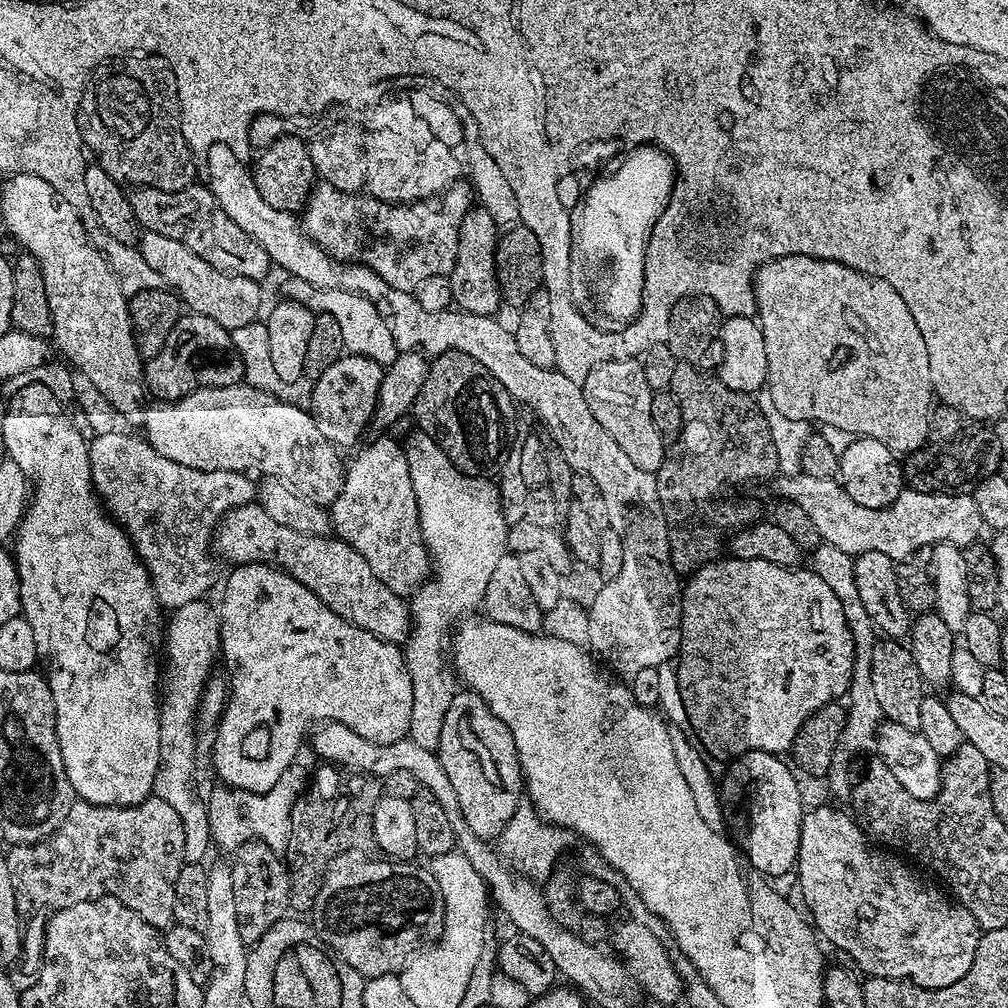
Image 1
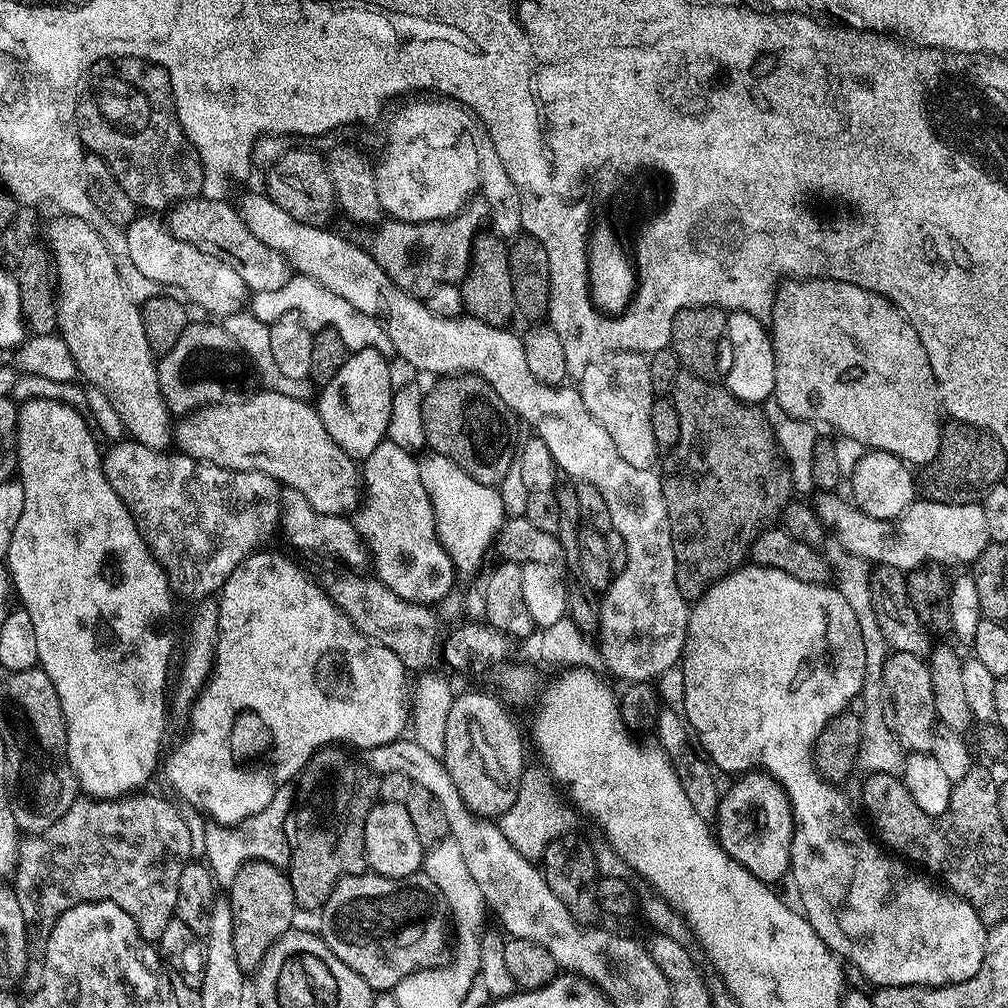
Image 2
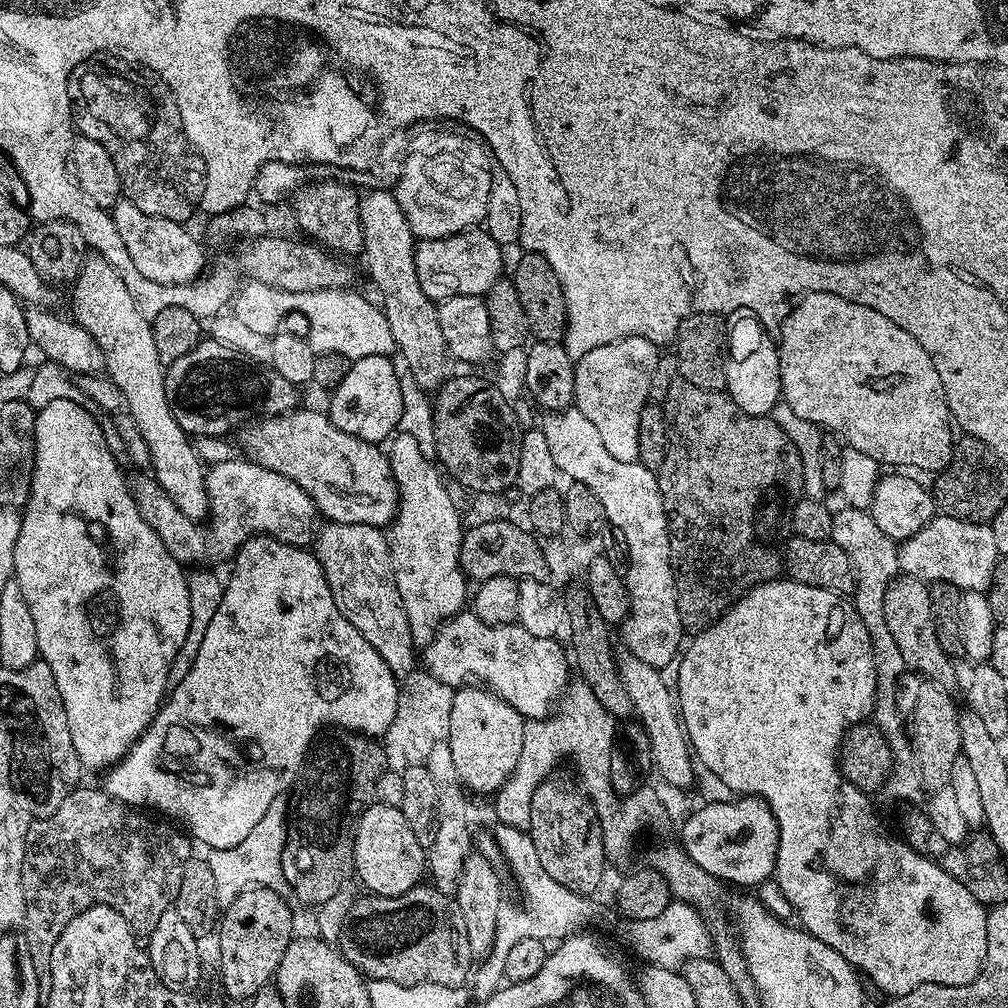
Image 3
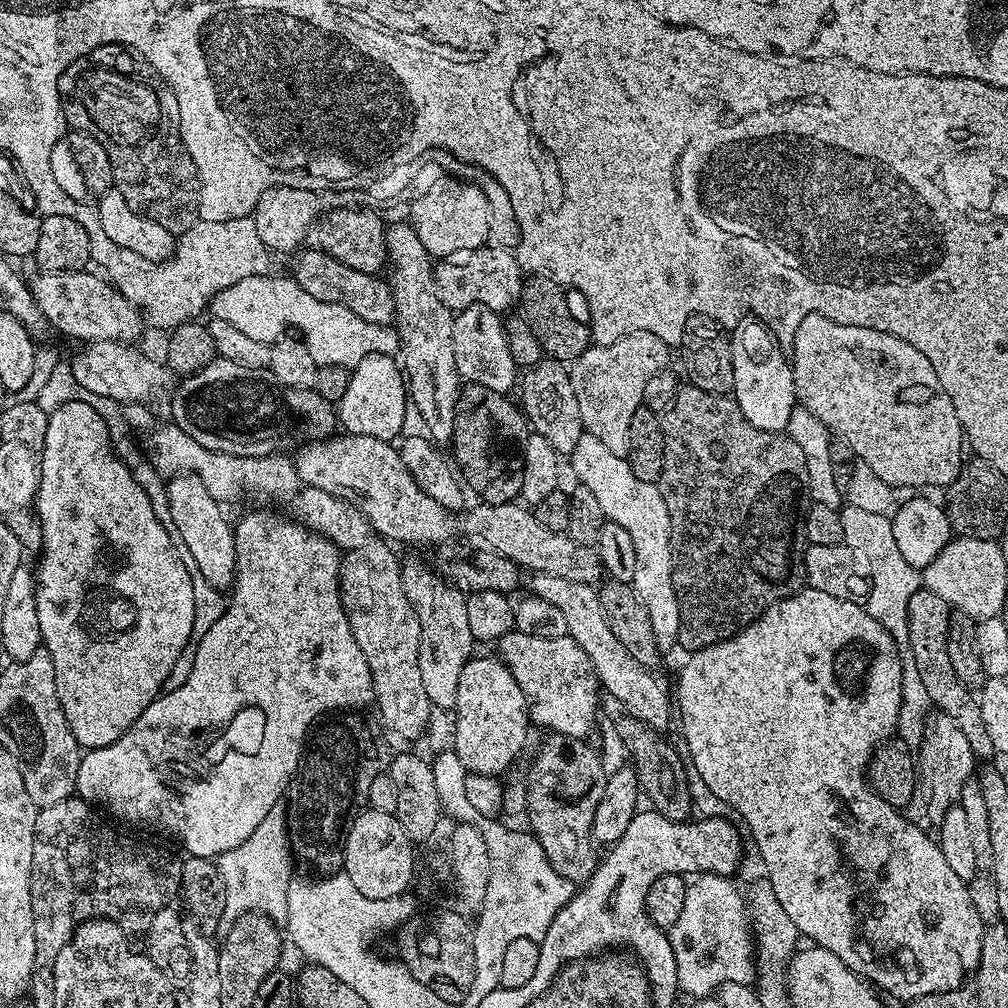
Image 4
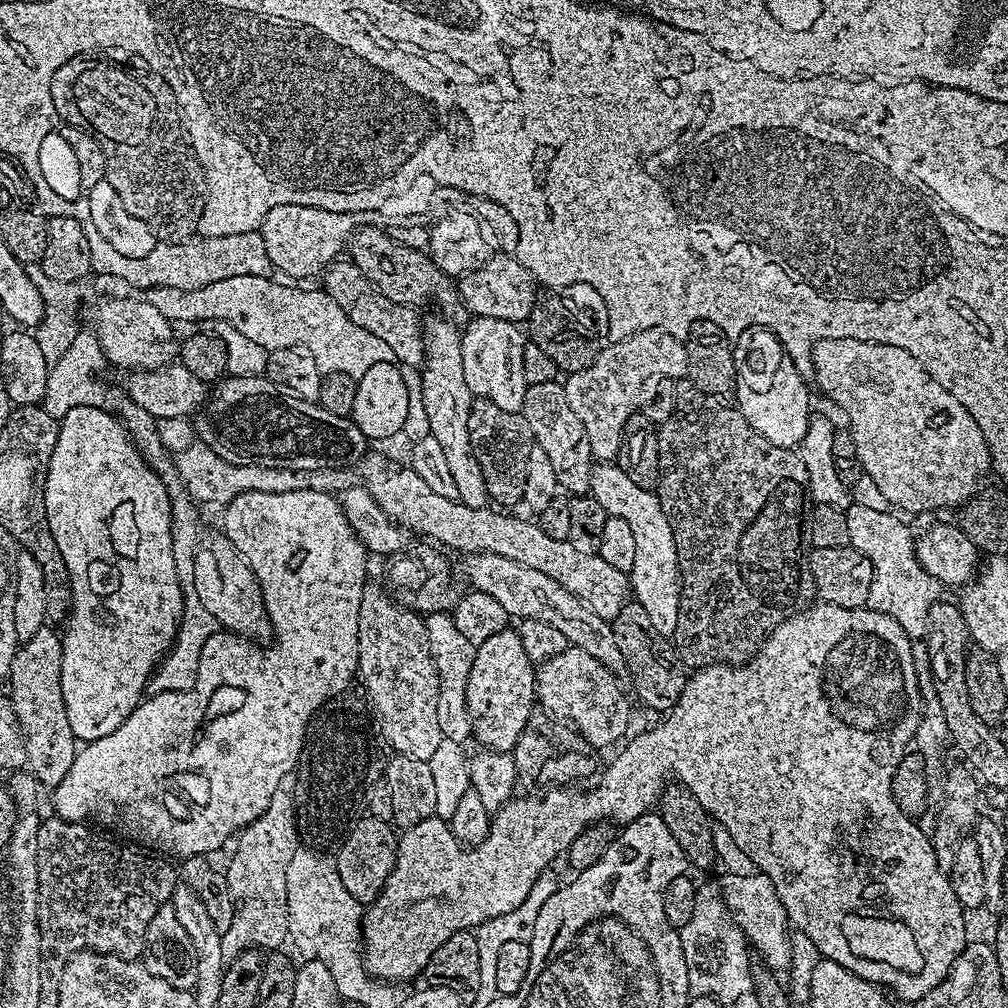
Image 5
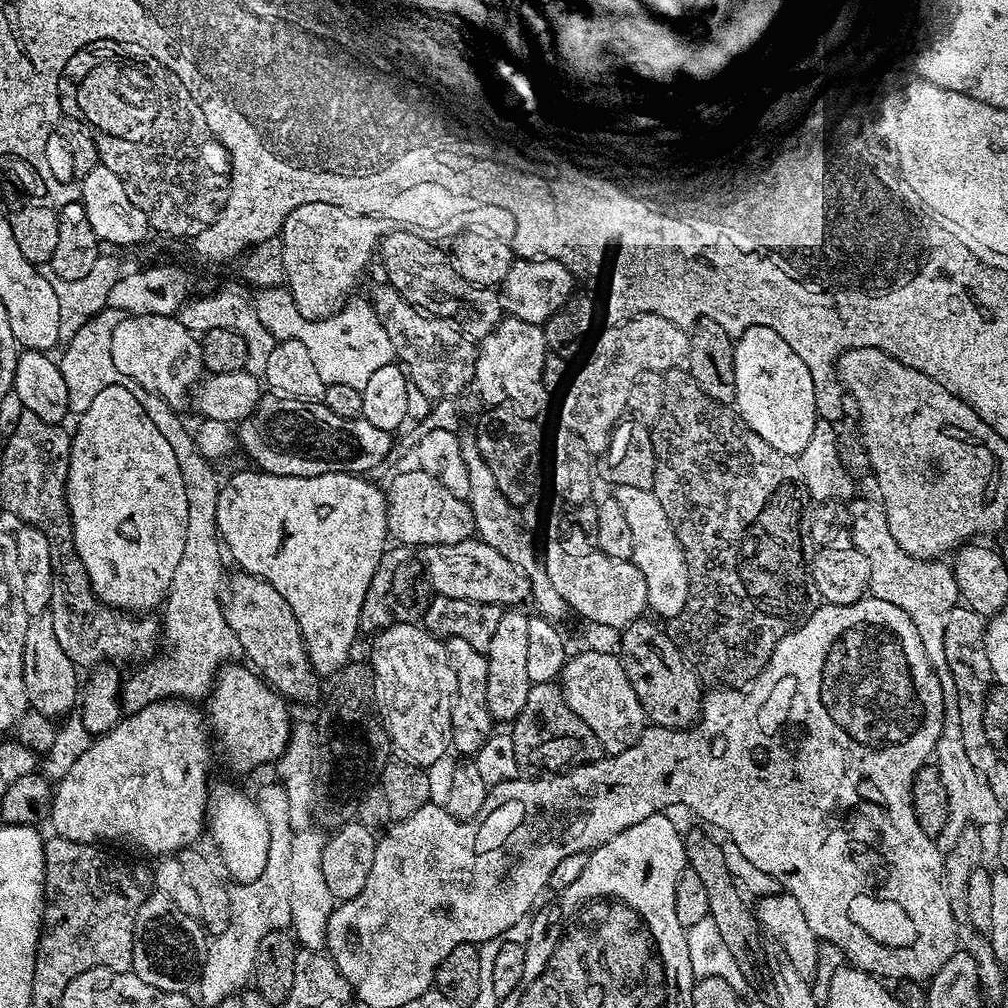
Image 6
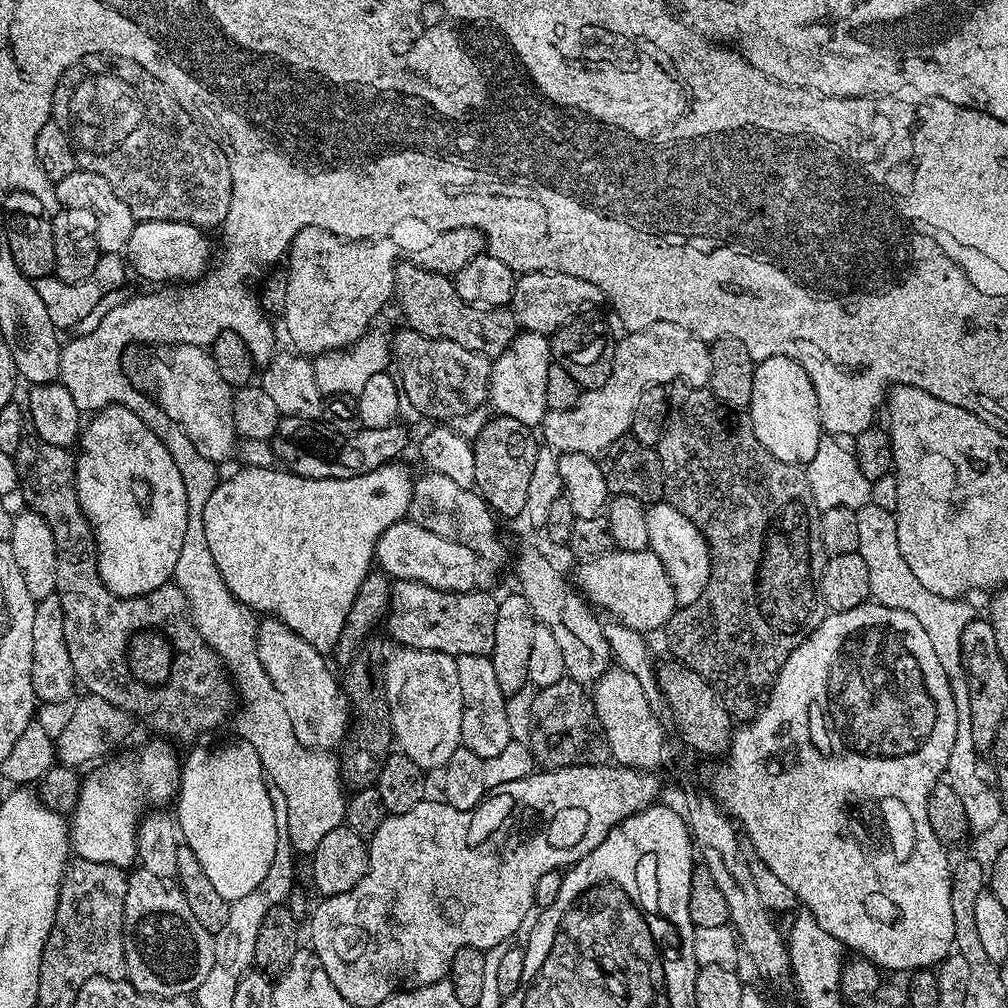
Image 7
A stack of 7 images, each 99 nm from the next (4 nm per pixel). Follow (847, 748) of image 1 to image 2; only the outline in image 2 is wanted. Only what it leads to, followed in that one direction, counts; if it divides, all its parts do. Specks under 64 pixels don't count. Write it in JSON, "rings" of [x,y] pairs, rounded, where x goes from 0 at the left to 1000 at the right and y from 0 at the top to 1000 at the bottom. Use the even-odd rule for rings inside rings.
{"rings":[[[840,550],[827,556],[827,579],[832,583],[835,593],[847,605],[847,613],[851,613],[851,621],[855,624],[855,641],[859,641],[859,673],[852,693],[857,694],[857,706],[852,707],[855,716],[855,732],[857,738],[853,741],[852,757],[858,762],[858,767],[883,768],[893,770],[897,764],[899,747],[897,741],[889,735],[885,727],[882,707],[879,705],[879,688],[875,665],[882,649],[879,633],[875,633],[875,624],[871,621],[871,609],[867,609],[867,593],[865,592],[865,568],[862,557],[856,552]]]}

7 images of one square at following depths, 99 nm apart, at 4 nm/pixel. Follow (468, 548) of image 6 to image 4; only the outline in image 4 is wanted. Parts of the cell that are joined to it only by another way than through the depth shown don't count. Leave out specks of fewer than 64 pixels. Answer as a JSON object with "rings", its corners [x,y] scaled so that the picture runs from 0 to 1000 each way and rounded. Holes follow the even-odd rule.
{"rings":[[[532,569],[527,574],[527,590],[542,593],[542,597],[550,597],[550,601],[558,605],[558,610],[562,612],[563,630],[569,633],[569,637],[573,637],[573,641],[577,641],[577,645],[581,645],[581,653],[585,653],[589,661],[596,684],[609,688],[609,692],[613,692],[613,696],[617,696],[617,700],[621,700],[621,704],[629,708],[629,712],[641,716],[647,722],[658,724],[663,713],[666,710],[668,713],[669,710],[664,684],[662,687],[655,680],[650,666],[636,661],[633,653],[629,653],[629,649],[625,649],[625,645],[621,645],[621,641],[617,641],[617,637],[609,633],[605,621],[601,621],[601,609],[597,609],[594,586],[588,580],[570,579],[567,575],[553,571]]]}

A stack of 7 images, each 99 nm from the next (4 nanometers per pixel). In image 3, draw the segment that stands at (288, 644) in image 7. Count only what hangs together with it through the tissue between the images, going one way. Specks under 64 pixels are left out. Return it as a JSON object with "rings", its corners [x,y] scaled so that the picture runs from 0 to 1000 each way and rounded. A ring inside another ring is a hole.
{"rings":[[[88,253],[70,286],[70,313],[93,335],[103,355],[102,368],[123,392],[127,412],[133,415],[137,427],[141,427],[154,476],[185,514],[201,517],[208,508],[202,477],[204,464],[195,442],[190,441],[193,439],[177,423],[177,415],[169,407],[163,382],[165,362],[157,355],[149,318],[138,310],[121,276],[103,254]]]}

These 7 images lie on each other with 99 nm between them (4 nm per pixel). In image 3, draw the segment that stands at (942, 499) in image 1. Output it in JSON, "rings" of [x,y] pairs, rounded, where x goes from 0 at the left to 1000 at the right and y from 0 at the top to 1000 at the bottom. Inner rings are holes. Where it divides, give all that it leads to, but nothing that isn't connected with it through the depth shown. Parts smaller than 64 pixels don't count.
{"rings":[[[930,510],[901,536],[892,541],[893,567],[918,577],[944,579],[956,587],[976,587],[984,581],[984,567],[990,555],[986,526],[954,514]]]}

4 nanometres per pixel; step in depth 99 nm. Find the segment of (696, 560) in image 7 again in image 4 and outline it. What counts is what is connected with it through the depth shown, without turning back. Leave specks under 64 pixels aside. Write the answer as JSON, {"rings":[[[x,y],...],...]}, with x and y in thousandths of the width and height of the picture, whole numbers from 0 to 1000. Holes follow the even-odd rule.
{"rings":[[[582,431],[576,433],[573,442],[566,448],[567,468],[572,472],[574,479],[589,494],[593,494],[593,499],[597,502],[600,516],[613,518],[613,522],[621,522],[625,526],[625,535],[629,538],[629,551],[633,554],[629,561],[629,573],[627,574],[627,584],[631,586],[631,591],[637,601],[641,601],[641,609],[645,609],[645,621],[651,634],[651,640],[657,645],[672,642],[673,621],[675,620],[675,610],[673,609],[673,593],[670,585],[667,584],[667,539],[665,538],[665,510],[661,510],[661,498],[657,498],[657,490],[651,480],[637,478],[637,474],[629,474],[629,466],[625,466],[622,455],[618,452],[605,450],[593,435]]]}

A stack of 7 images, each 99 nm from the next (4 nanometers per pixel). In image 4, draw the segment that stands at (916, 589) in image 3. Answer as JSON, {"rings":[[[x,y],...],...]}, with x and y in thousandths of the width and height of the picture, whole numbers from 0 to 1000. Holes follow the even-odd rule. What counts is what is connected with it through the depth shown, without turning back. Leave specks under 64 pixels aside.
{"rings":[[[914,581],[903,593],[901,602],[901,637],[900,646],[905,646],[905,659],[909,662],[912,682],[919,685],[922,695],[928,705],[937,706],[950,719],[950,724],[958,728],[958,736],[962,736],[962,744],[970,752],[985,749],[982,727],[974,716],[974,704],[971,693],[954,677],[950,677],[950,669],[946,669],[946,661],[942,661],[942,645],[940,644],[940,612],[942,601],[931,589]]]}

